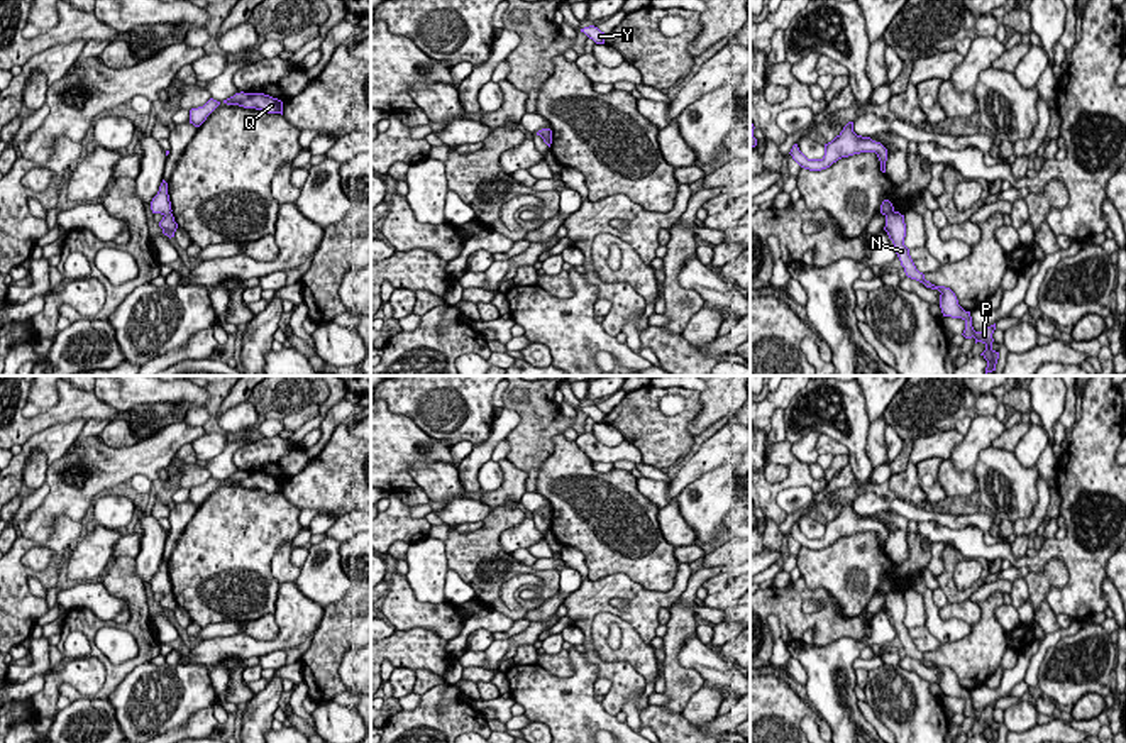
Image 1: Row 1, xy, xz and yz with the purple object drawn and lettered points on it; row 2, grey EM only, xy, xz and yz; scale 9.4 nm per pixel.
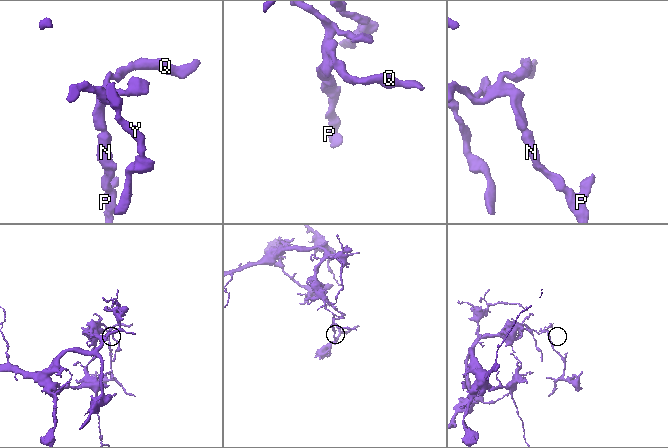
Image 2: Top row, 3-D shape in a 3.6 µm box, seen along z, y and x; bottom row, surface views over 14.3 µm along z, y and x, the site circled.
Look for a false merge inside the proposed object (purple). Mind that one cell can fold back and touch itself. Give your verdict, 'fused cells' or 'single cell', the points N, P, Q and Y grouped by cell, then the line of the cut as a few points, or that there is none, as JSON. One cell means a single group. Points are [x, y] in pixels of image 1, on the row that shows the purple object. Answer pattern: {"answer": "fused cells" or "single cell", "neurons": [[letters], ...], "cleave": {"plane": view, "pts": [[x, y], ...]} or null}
{"answer": "fused cells", "neurons": [["N", "P"], ["Q", "Y"]], "cleave": {"plane": "xy", "pts": [[170, 212], [165, 215]]}}

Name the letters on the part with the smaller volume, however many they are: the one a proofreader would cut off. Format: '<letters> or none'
N, P

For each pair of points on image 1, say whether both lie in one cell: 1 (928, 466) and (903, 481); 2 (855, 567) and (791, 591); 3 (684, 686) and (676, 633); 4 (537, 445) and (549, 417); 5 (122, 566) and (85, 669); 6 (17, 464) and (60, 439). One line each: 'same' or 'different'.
1: different
2: different
3: same
4: same
5: different
6: same

